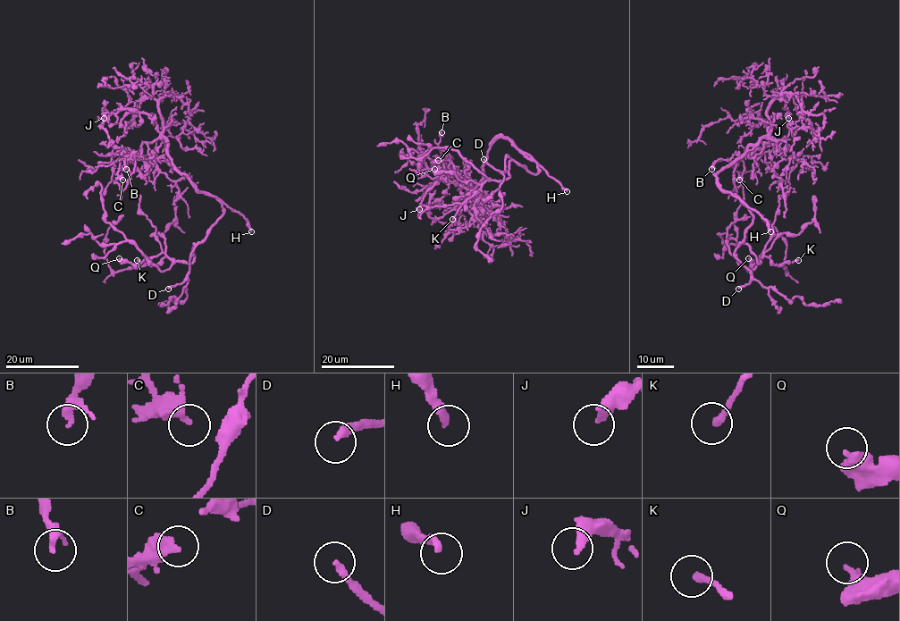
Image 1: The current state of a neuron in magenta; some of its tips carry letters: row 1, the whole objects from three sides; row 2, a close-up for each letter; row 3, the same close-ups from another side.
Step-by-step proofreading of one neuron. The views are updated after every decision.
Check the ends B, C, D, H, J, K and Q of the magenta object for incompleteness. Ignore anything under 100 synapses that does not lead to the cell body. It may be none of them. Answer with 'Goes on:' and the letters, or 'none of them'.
Goes on: D, H

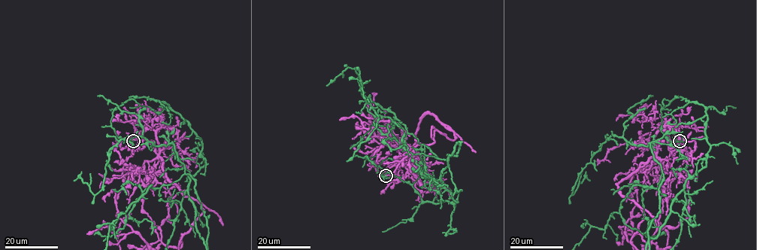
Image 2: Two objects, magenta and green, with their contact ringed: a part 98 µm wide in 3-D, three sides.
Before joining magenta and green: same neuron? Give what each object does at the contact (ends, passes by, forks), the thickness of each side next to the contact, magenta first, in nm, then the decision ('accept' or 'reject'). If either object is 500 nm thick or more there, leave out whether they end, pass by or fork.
magenta passes by; green ends; calibres 120 and 130 nm; reject

